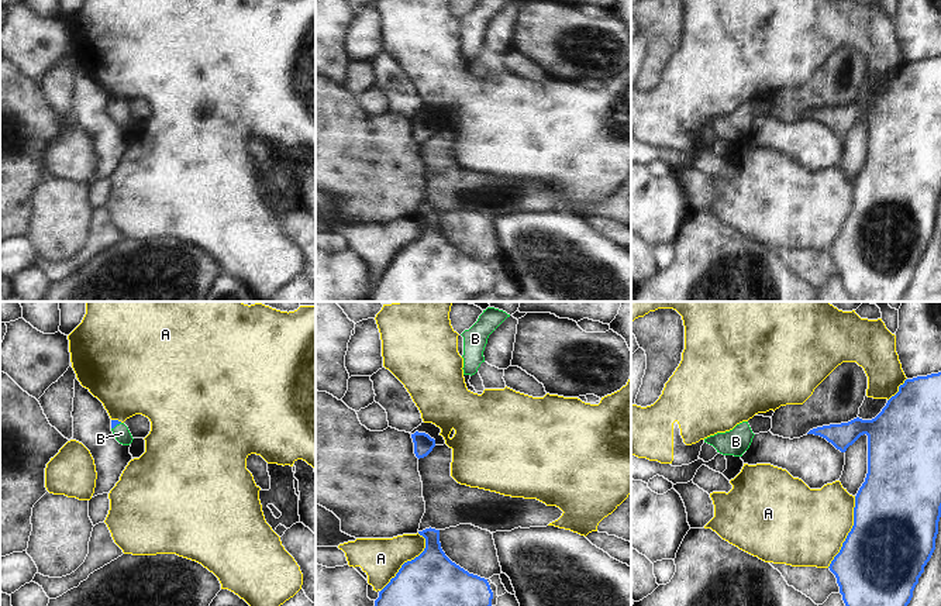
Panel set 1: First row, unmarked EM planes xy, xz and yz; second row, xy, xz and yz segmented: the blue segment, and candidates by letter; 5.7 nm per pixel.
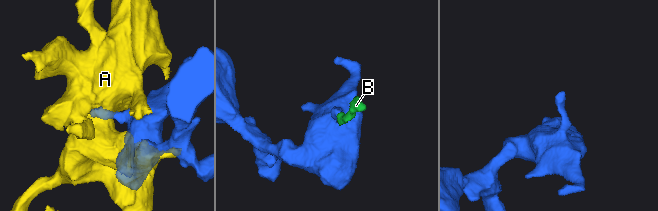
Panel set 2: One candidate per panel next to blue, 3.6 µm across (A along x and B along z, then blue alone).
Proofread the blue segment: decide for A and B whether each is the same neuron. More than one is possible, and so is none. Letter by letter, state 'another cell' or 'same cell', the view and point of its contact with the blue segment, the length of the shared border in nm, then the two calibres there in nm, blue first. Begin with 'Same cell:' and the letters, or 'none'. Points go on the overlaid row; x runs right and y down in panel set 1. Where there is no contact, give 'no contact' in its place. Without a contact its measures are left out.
Same cell: B
A: another cell; contact yz (850, 532); length 440 nm; calibres 480 and 440 nm
B: same cell; contact xy (116, 424); length 70 nm; calibres 40 and 90 nm

